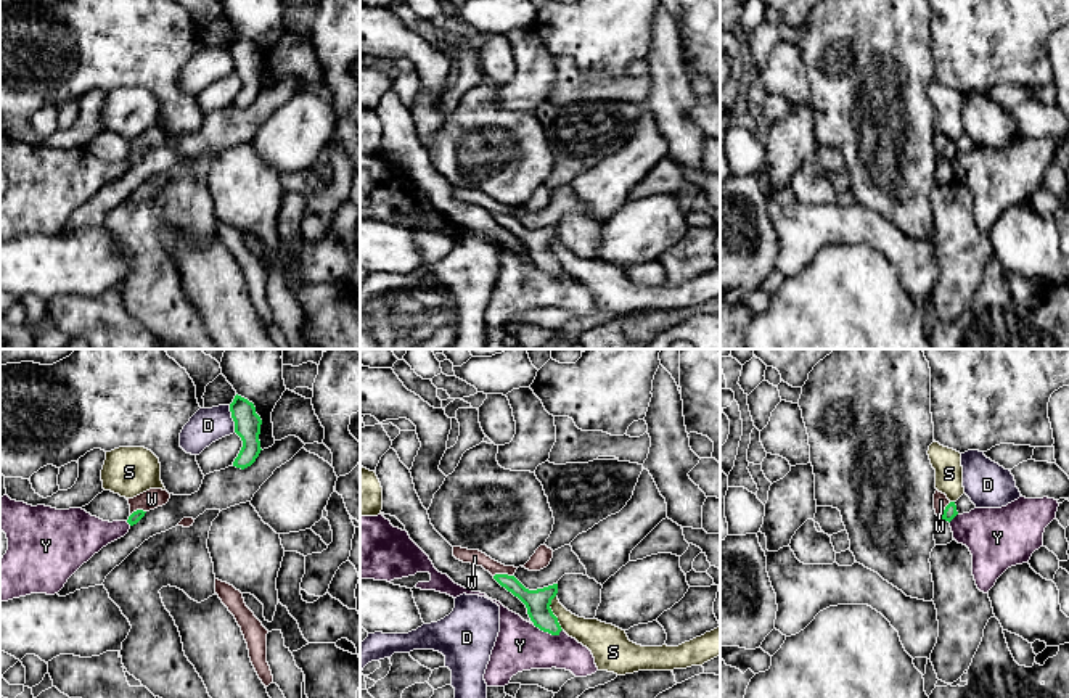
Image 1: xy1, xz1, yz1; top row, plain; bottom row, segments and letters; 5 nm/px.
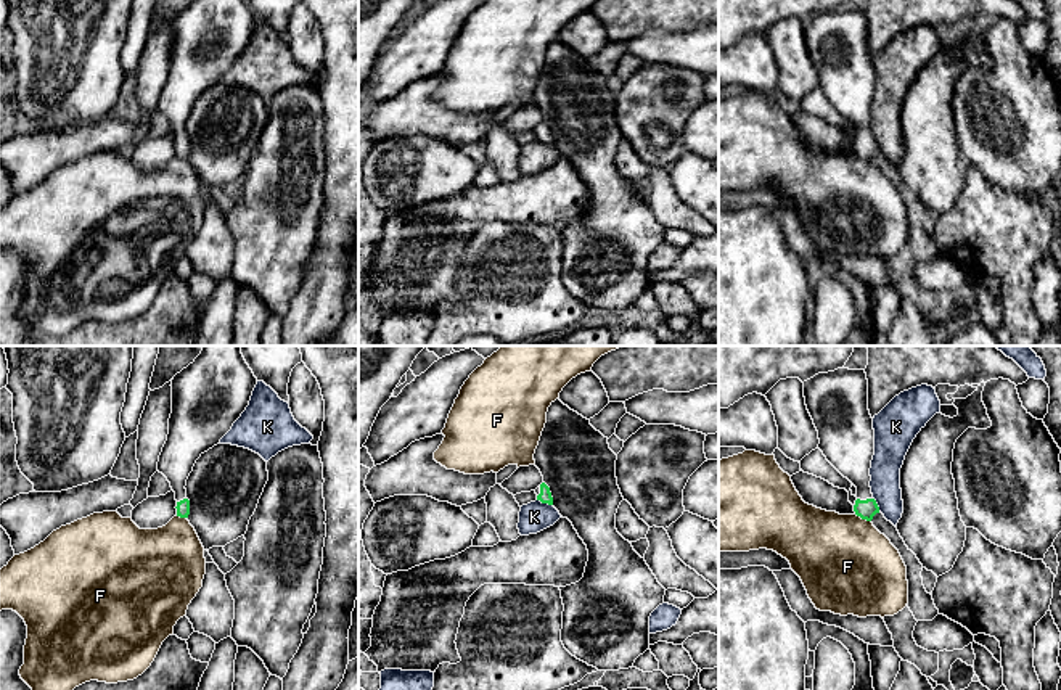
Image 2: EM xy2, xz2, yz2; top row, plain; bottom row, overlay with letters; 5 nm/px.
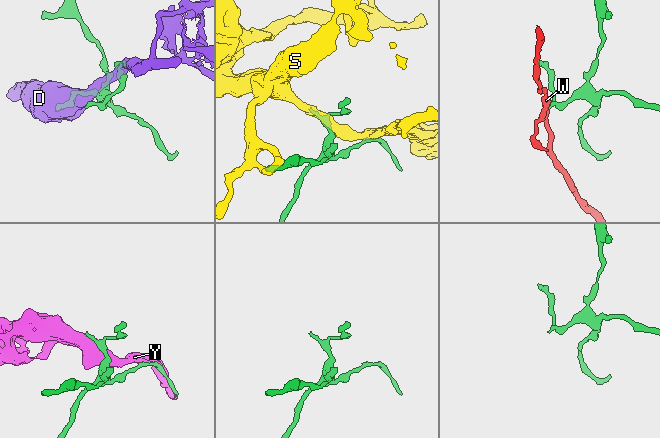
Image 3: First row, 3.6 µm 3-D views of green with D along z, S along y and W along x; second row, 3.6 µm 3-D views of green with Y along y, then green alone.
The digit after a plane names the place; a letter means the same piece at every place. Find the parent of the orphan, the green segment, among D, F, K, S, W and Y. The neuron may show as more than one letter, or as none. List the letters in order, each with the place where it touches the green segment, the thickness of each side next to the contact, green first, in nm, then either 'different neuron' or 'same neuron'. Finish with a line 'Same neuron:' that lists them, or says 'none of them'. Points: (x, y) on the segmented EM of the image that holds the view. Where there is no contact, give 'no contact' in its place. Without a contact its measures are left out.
D: contact xy1 (232, 417); calibres 130 and 180 nm; different neuron
F: contact yz2 (864, 518); calibres 100 and 480 nm; different neuron
K: contact xz2 (545, 502); calibres 60 and 150 nm; different neuron
S: contact xz1 (552, 613); calibres 130 and 150 nm; different neuron
W: contact xz1 (502, 574); calibres 130 and 80 nm; different neuron
Y: contact xz1 (547, 631); calibres 130 and 240 nm; different neuron
Same neuron: none of them

